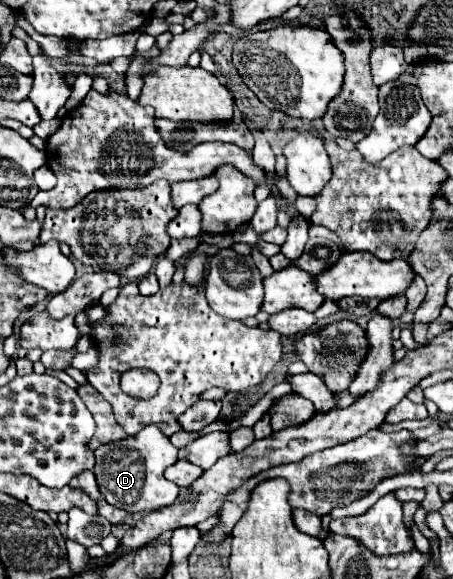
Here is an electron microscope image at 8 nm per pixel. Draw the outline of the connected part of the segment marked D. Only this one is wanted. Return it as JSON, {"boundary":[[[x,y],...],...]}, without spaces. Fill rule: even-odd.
{"boundary":[[[148,425],[138,435],[128,437],[126,441],[116,441],[104,445],[102,449],[96,449],[94,475],[102,497],[110,505],[128,513],[156,511],[172,505],[178,499],[180,487],[164,477],[164,469],[174,465],[176,461],[178,461],[178,449],[156,425]]]}

